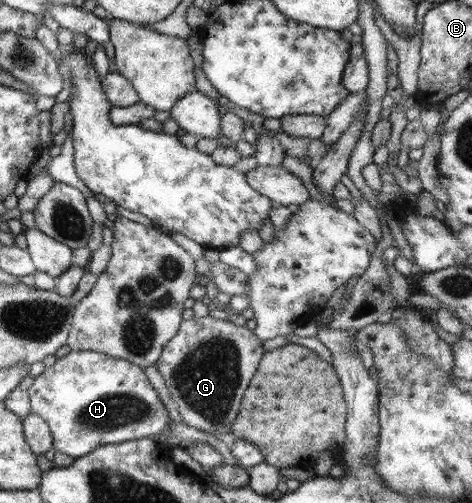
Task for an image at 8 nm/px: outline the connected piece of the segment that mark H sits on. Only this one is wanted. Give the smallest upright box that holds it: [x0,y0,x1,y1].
[27,351,171,459]

